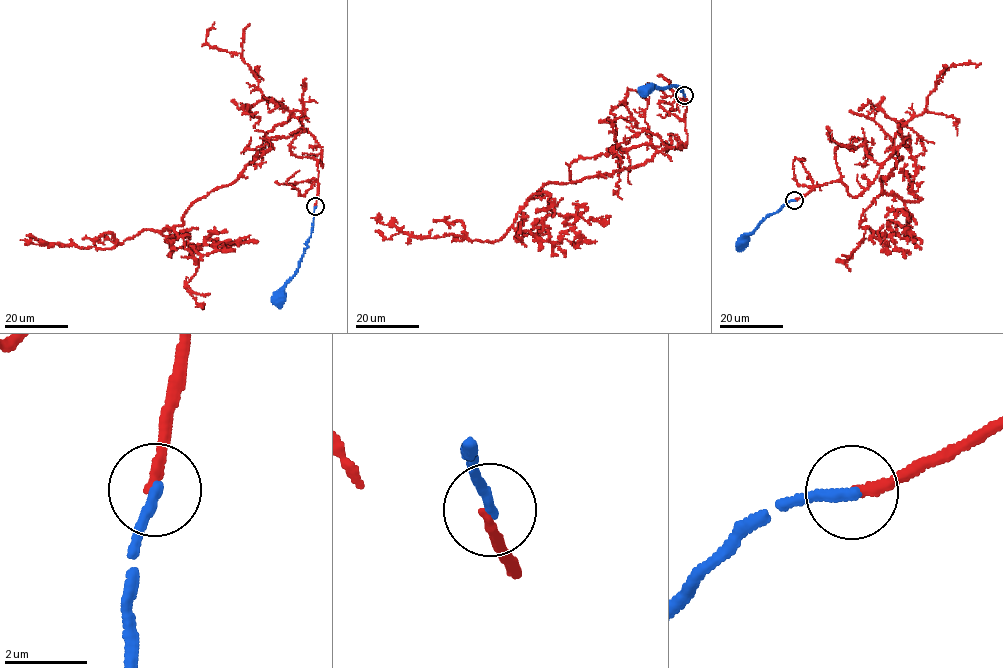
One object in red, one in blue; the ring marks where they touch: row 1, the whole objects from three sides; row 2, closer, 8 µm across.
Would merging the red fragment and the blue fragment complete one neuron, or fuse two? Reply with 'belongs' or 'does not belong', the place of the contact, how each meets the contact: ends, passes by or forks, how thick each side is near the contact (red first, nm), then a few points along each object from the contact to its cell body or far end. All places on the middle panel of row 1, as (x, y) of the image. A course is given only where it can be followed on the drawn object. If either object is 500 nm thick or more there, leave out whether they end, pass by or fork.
does not belong | (684, 95) | red ends | blue ends | 200/260 nm | red via (684, 95), (685, 146), (663, 149), (611, 175), (547, 184), (498, 240), (409, 236), (371, 218) | blue via (684, 95), (676, 86), (645, 90)

